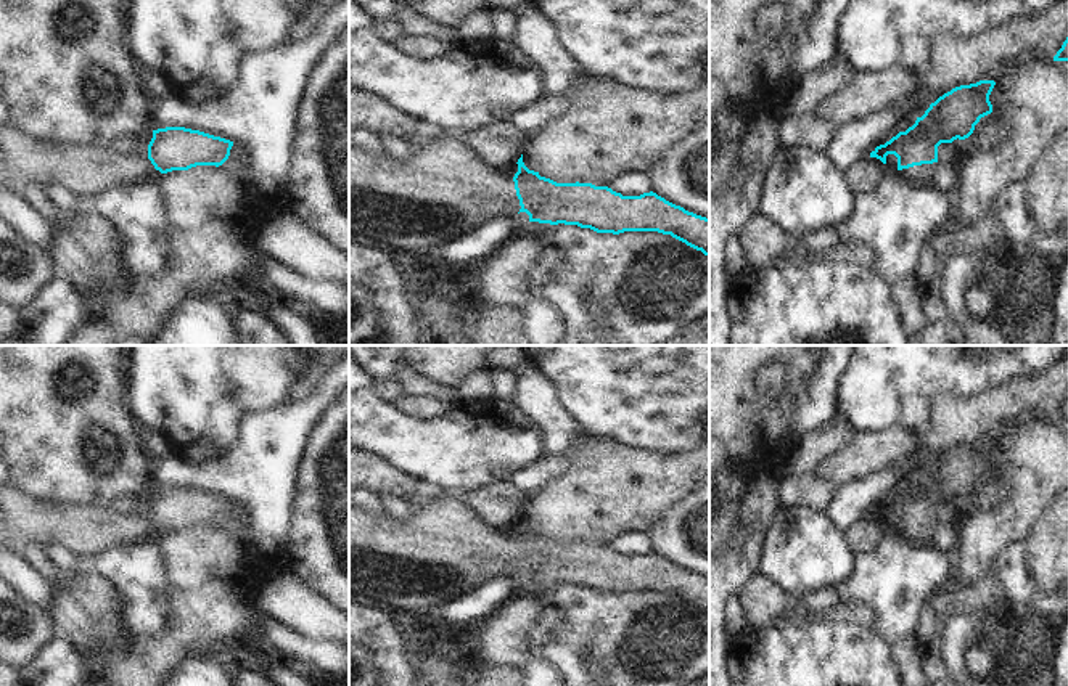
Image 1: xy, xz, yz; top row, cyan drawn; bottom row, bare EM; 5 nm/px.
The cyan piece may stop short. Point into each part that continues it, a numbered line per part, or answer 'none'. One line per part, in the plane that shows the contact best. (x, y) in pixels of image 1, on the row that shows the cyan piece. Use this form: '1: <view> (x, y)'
1: yz (922, 175).

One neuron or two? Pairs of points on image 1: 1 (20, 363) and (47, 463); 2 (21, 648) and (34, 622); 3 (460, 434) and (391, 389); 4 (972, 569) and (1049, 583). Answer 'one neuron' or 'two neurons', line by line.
1: one neuron
2: one neuron
3: two neurons
4: two neurons

